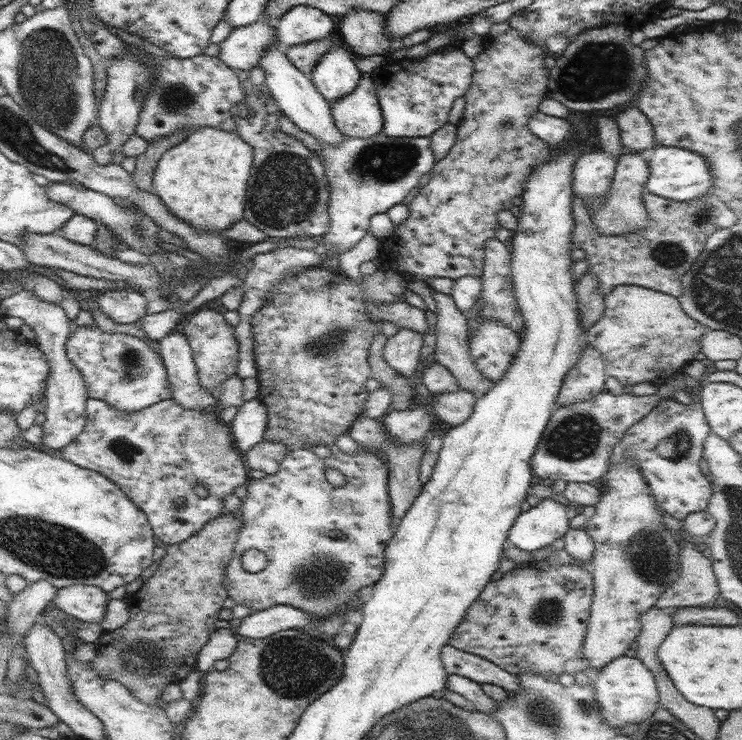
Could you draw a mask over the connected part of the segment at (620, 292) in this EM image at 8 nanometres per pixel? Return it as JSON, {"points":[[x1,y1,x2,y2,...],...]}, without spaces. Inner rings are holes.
{"points":[[628,284,616,286,604,296,604,302,604,313,588,328,584,342,602,352,607,376,616,377,624,386,656,382,658,378,669,377,701,356,700,340,706,325,688,316,675,296]]}

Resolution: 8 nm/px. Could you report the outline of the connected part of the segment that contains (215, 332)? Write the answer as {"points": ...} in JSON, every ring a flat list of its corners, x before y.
{"points":[[202,309,190,315,190,320,186,320,182,334,186,336,192,348,200,385,208,389,214,395,215,400,218,400,220,383,238,372,240,344,236,340,234,328,226,322,224,314,212,309]]}

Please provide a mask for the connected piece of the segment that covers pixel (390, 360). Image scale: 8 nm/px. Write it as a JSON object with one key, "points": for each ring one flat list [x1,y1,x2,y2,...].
{"points":[[400,327,394,336,388,337,384,345,384,360,407,379,413,379,420,369,420,349,422,348,422,335,410,327]]}

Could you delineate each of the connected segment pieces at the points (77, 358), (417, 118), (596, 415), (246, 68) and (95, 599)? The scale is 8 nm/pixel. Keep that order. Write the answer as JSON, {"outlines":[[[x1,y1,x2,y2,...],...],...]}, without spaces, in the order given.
{"outlines":[[[95,325,78,327,74,333,70,334,66,342,66,354,72,360,74,367,78,368,78,372,82,373,84,385,86,385,86,393,88,393,89,397,104,400,108,407,121,410,121,412,137,412,152,406,152,404,172,398,170,380,168,380,168,372,166,372,164,360,162,360,159,350,155,350,154,347,156,345,154,345,152,340,147,343,139,337,128,334,110,334,100,330]],[[460,49,428,54,422,60,396,61,392,65,396,69,383,67,370,75,376,84,376,94,383,114,383,133,396,137,429,137,444,126,448,122,454,100,466,94,475,72,473,60,467,58]],[[678,373,668,386,662,385,654,395,636,396,632,393,614,395,608,390,603,390,590,400,555,409,530,459,530,467,535,478,555,481,558,486,568,482,598,482,605,477,610,456,630,427,634,427,652,412,660,399,664,400,668,393,696,387,699,384,698,379,685,373]],[[256,20,254,24,242,26,242,28,234,28,228,37,219,43,220,54,219,60,230,69,234,69,241,75,246,75,252,71,260,63,260,58,270,43,278,43,276,38,276,26,269,23,268,20]],[[73,584,57,589,55,604,77,620,101,623,111,598,96,585]]]}

